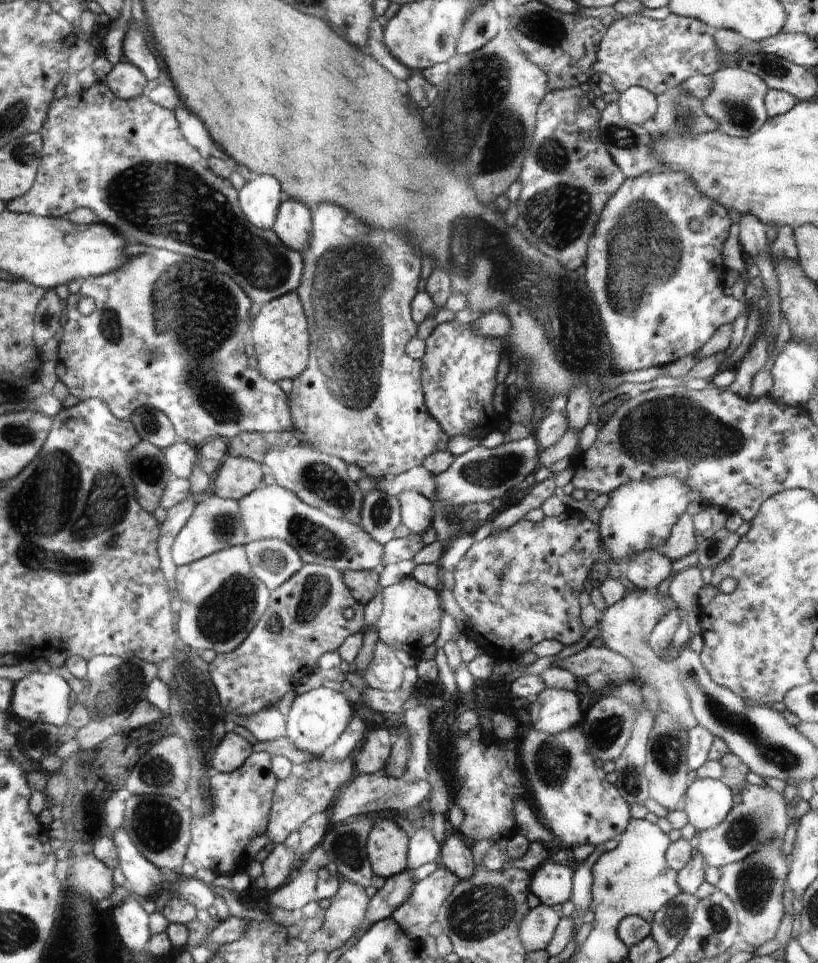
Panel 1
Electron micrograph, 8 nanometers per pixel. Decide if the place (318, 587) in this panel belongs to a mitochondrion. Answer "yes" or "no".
yes

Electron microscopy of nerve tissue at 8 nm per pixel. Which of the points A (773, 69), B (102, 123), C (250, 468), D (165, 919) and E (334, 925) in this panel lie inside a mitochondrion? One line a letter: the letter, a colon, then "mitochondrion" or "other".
A: mitochondrion
B: other
C: other
D: other
E: other

